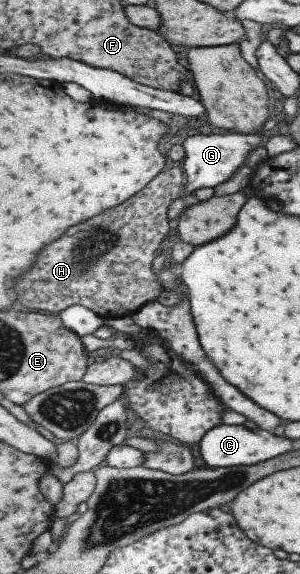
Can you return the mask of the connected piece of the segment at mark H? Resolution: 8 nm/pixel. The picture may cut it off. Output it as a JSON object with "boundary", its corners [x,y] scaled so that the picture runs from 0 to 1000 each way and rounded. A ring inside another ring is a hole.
{"boundary":[[[577,291],[527,303],[483,329],[410,355],[363,362],[363,368],[297,387],[243,394],[203,418],[177,422],[177,429],[137,439],[117,470],[83,477],[77,491],[57,495],[53,503],[67,512],[57,530],[90,538],[167,547],[193,547],[247,530],[273,530],[327,544],[347,554],[390,554],[390,551],[437,549],[457,544],[477,530],[520,524],[543,505],[510,474],[517,436],[530,432],[530,425],[570,401],[557,366],[577,355],[577,348],[590,348],[610,338],[610,326],[623,317],[617,307],[610,294]]]}

